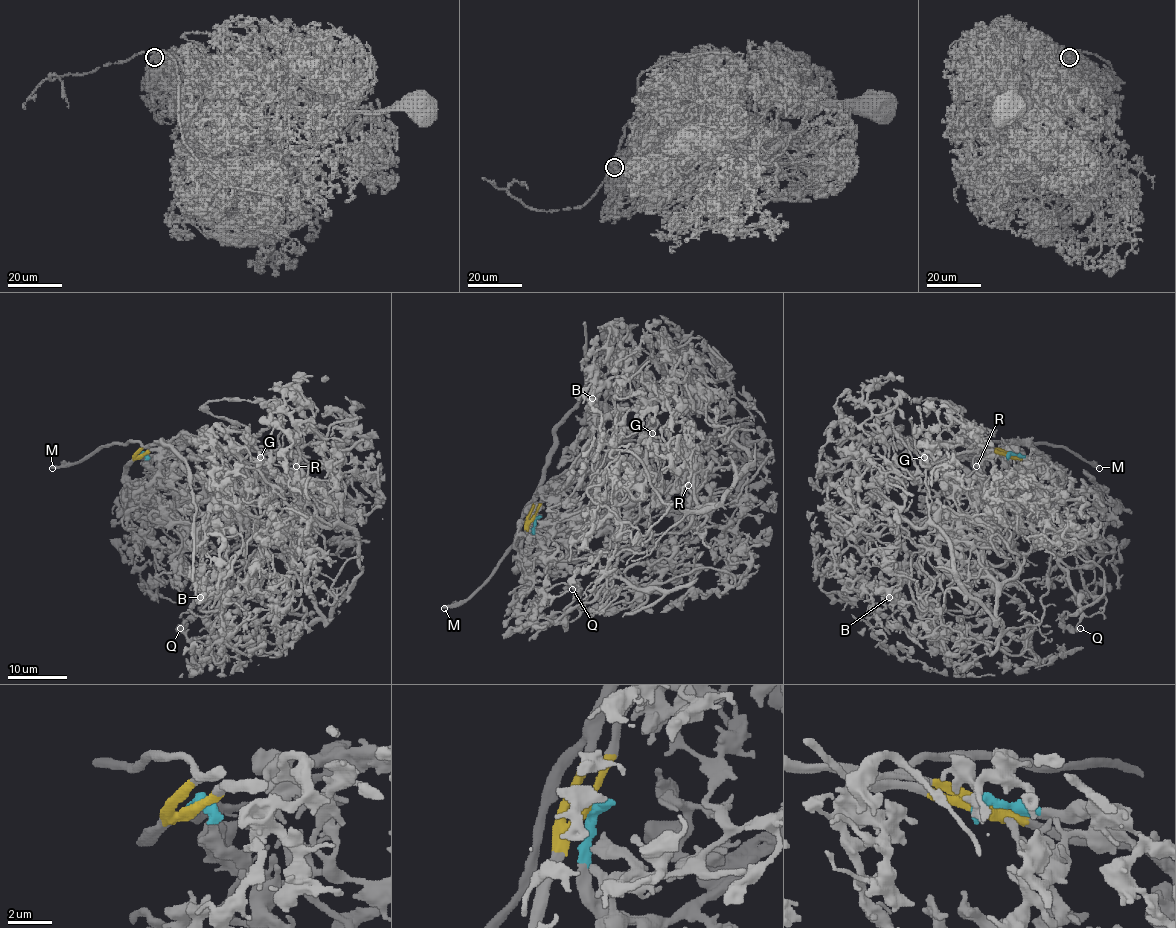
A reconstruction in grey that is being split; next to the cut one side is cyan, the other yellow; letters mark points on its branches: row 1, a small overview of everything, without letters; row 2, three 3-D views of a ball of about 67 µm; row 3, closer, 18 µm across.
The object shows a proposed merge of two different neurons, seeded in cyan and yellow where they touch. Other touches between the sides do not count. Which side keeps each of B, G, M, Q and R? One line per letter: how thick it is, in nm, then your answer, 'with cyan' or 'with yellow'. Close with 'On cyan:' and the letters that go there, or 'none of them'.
B: 360 nm | with cyan
G: 400 nm | with cyan
M: 280 nm | with yellow
Q: 200 nm | with cyan
R: 170 nm | with cyan
On cyan: B, G, Q, R

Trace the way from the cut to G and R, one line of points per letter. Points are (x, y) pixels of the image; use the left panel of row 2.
G: (142, 455), (212, 447), (263, 556), (327, 618), (361, 572), (358, 535), (260, 456)
R: (142, 455), (212, 447), (260, 553), (291, 563), (313, 547), (295, 467)

